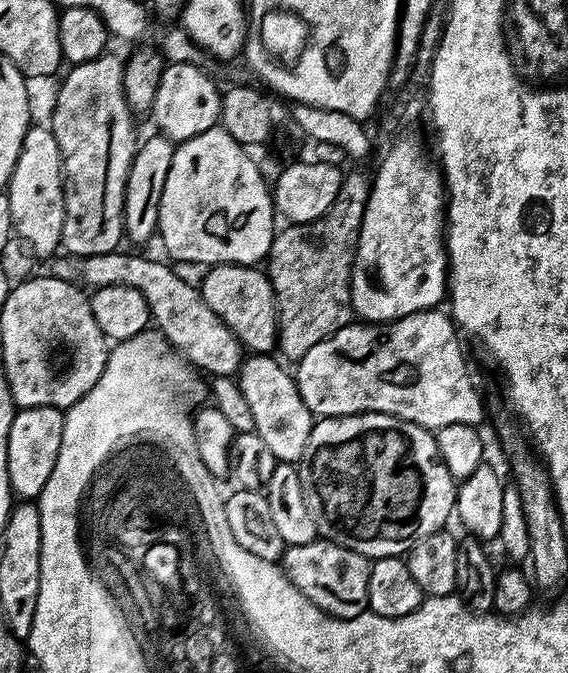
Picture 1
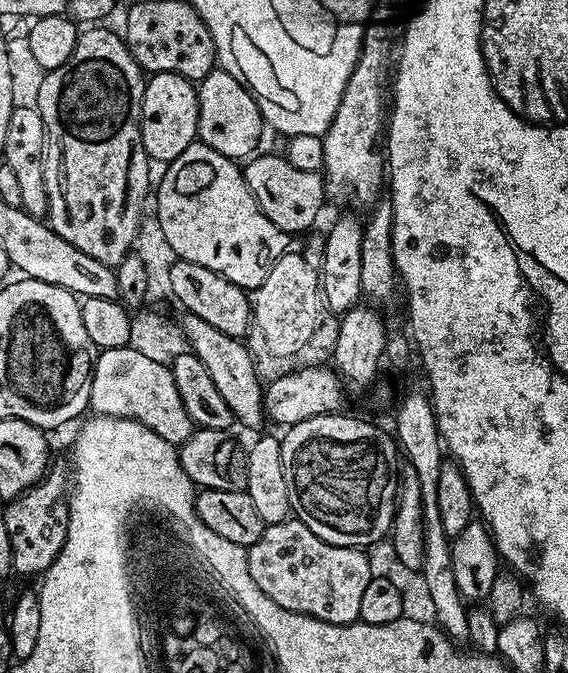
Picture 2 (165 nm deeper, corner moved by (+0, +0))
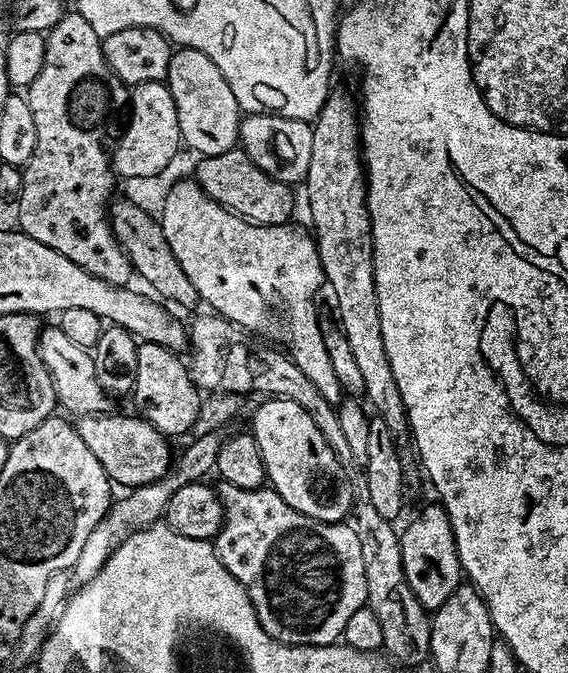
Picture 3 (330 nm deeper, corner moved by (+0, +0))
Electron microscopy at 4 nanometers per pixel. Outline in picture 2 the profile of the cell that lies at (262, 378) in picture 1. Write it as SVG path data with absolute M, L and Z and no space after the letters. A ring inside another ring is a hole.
M184 312L178 320L180 331L184 334L190 345L190 350L206 366L206 372L218 386L218 394L226 398L226 406L230 406L233 417L240 420L248 428L256 428L260 423L265 423L266 409L264 407L265 385L262 377L257 371L256 361L253 360L247 343L243 339L222 334L222 330L214 330L210 322L202 322L194 314Z

